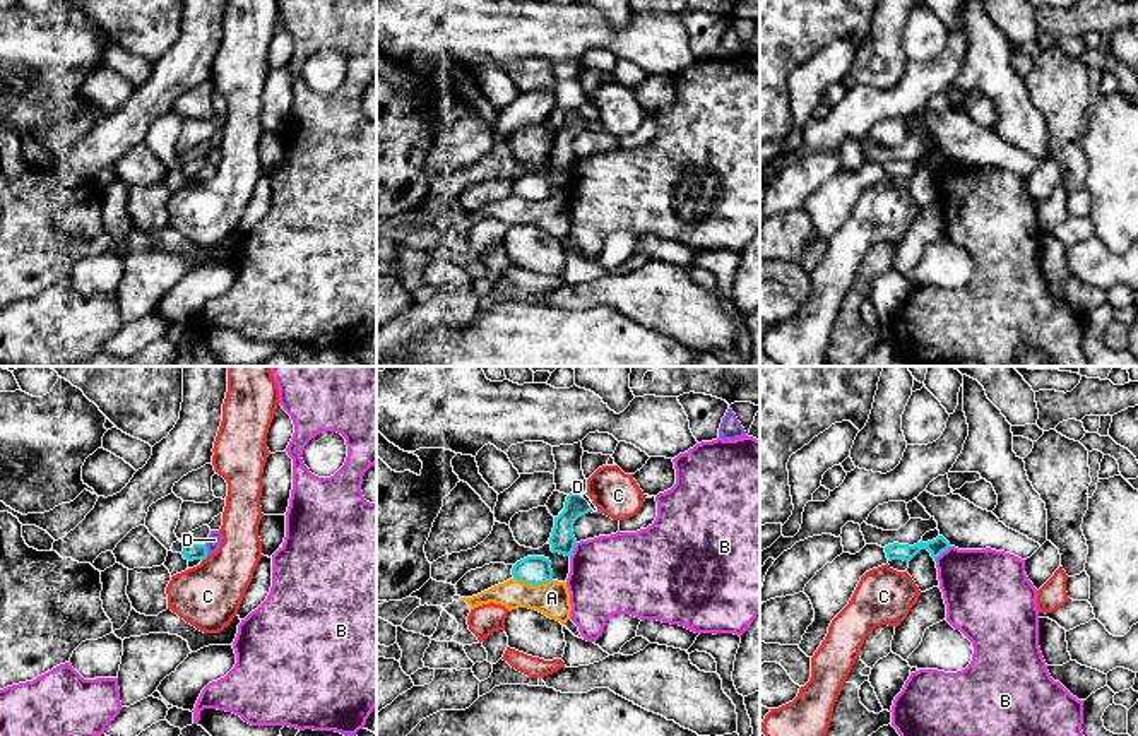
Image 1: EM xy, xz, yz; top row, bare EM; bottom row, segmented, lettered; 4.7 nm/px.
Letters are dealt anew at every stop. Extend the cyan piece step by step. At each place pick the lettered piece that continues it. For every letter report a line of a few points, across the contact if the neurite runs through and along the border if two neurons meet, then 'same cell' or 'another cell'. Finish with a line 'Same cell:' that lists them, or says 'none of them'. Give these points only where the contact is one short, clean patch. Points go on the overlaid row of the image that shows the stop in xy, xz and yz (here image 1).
A: another cell
B: another cell
C: another cell
D: line xy (204, 545), (209, 553); another cell
Same cell: none of them

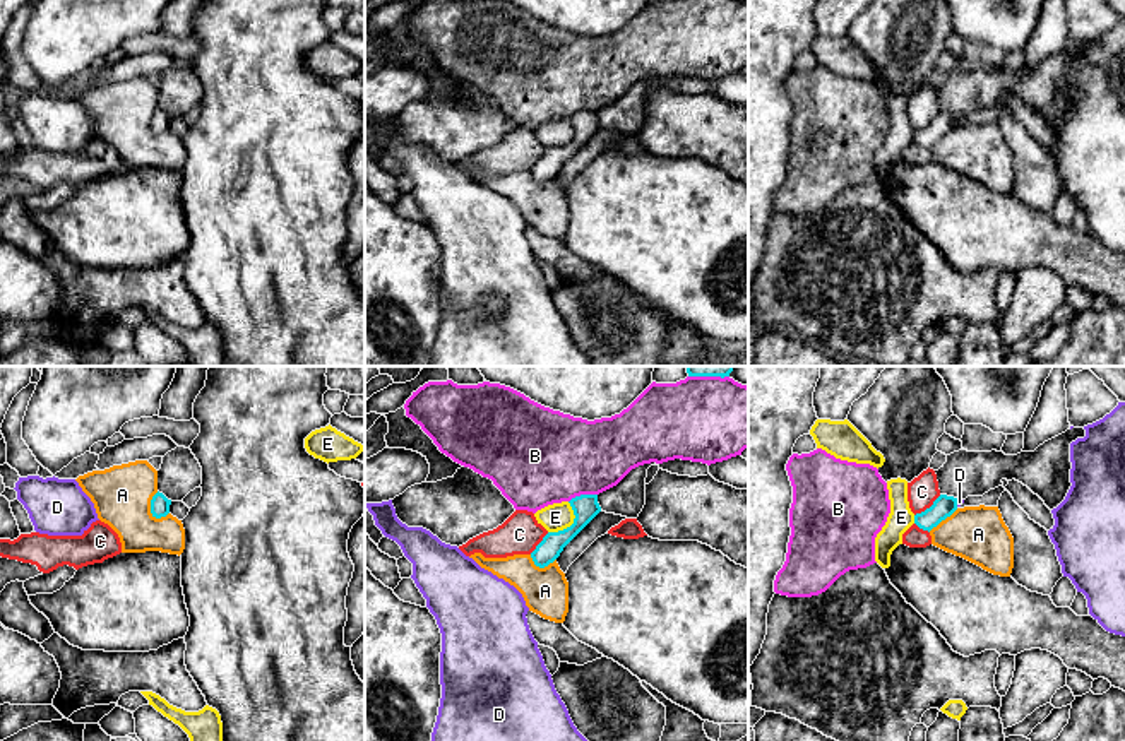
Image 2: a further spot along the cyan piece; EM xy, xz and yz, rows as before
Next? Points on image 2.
A: line xy (158, 492), (151, 500), (151, 514), (156, 519); another cell
B: another cell
C: line yz (940, 495), (915, 515); another cell
D: line yz (944, 505), (956, 503), (959, 502); same cell
E: another cell
Same cell: D

